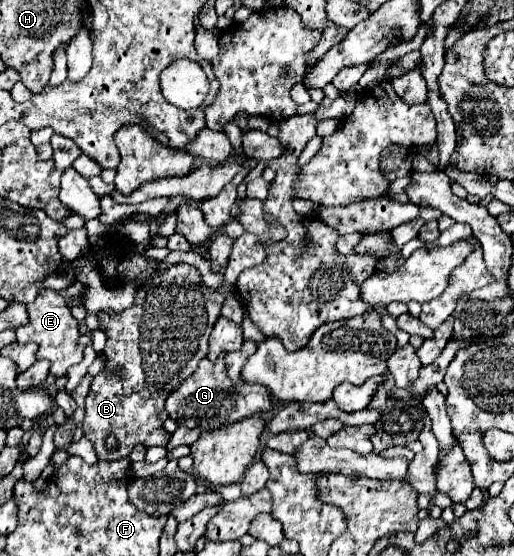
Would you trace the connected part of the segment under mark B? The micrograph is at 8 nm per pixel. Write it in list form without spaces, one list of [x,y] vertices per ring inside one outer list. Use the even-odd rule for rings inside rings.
[[[173,264],[159,276],[145,282],[137,300],[121,314],[99,312],[101,330],[107,334],[103,354],[109,358],[107,368],[123,366],[121,376],[101,372],[93,378],[85,398],[83,434],[95,446],[97,458],[127,456],[133,446],[167,446],[169,432],[163,430],[167,412],[163,408],[167,396],[197,370],[199,360],[207,354],[207,338],[219,316],[223,296],[207,288],[191,264]],[[115,436],[117,448],[107,450],[105,440]]]

